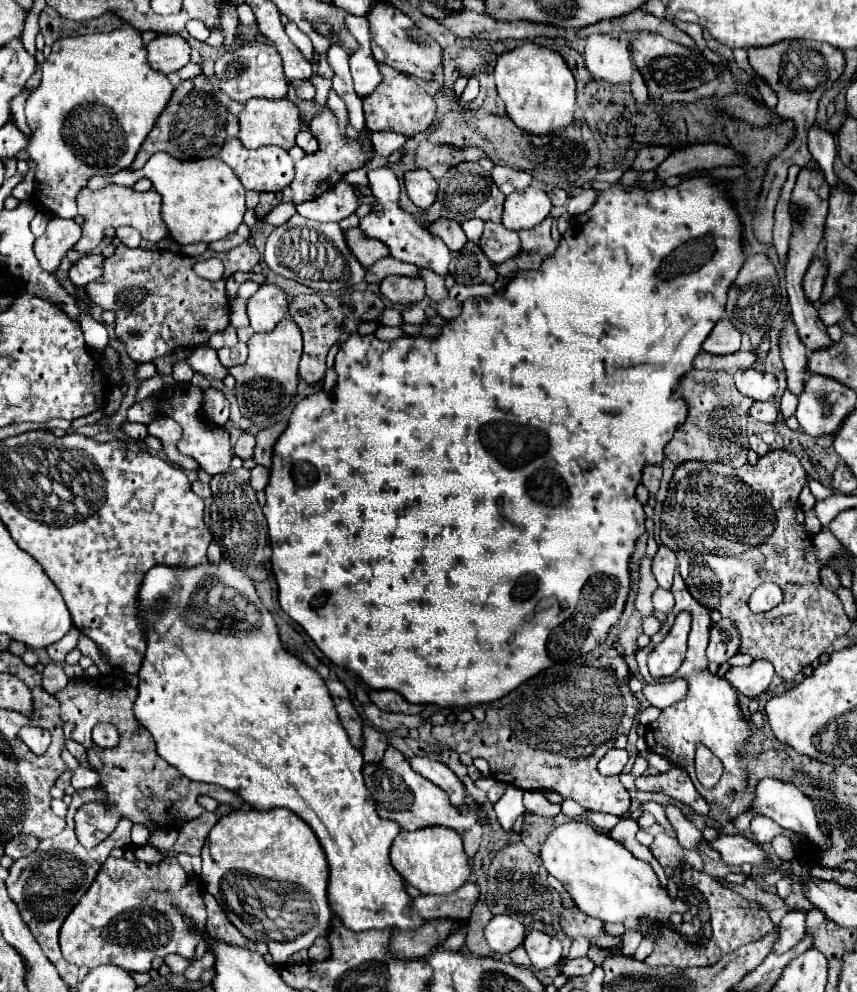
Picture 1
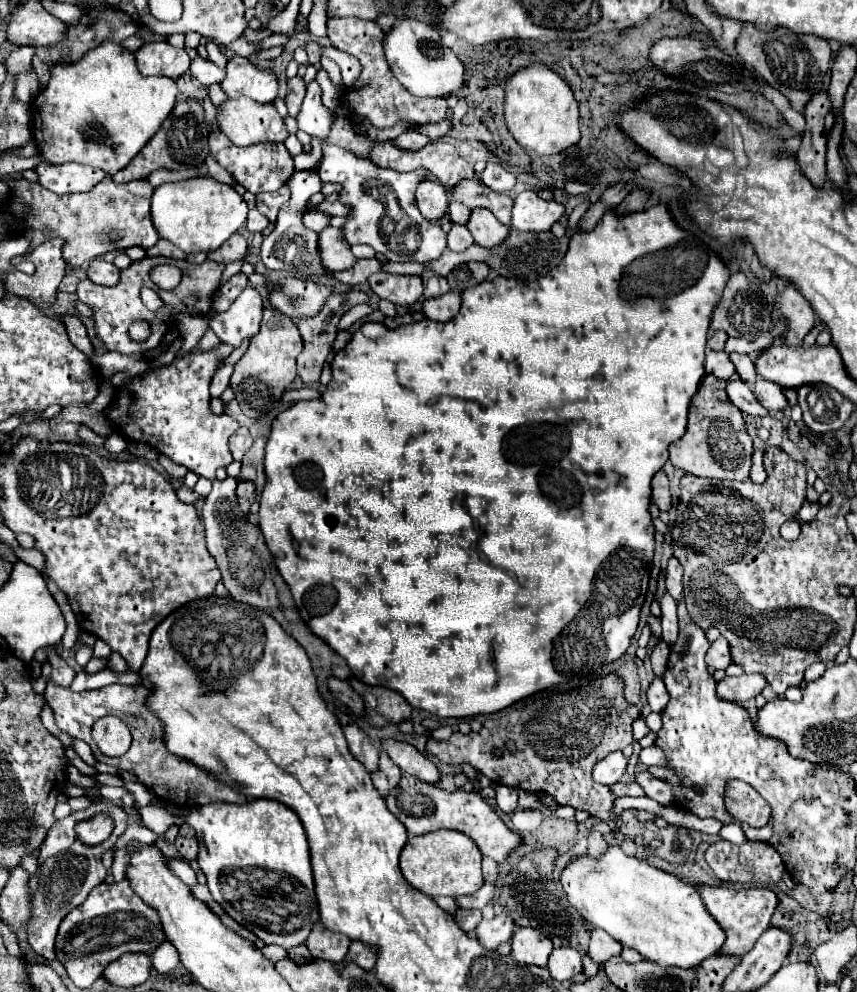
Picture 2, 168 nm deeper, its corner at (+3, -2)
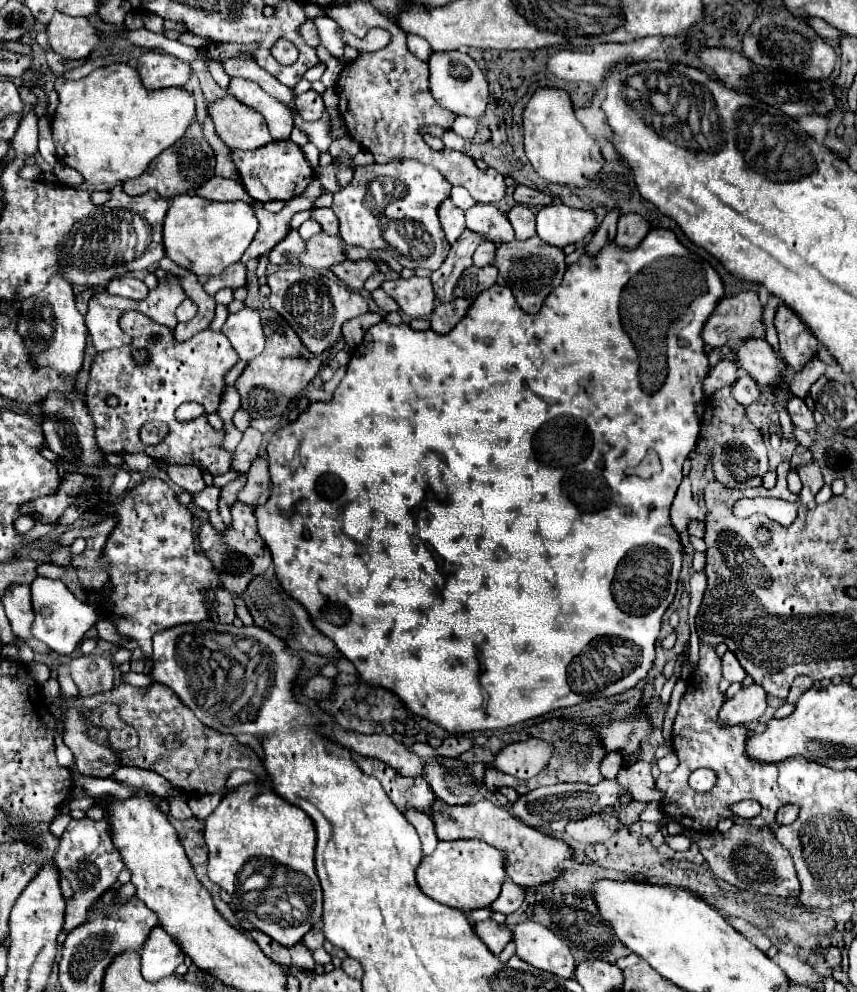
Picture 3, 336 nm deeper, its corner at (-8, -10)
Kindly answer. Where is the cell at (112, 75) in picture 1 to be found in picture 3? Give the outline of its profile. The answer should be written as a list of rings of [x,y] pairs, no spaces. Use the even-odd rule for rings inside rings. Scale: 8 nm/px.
[[[113,63],[107,67],[95,69],[91,75],[69,81],[63,77],[55,79],[55,89],[59,93],[59,105],[55,109],[51,129],[53,129],[53,143],[57,149],[57,159],[67,167],[77,169],[85,181],[97,185],[117,185],[125,179],[139,177],[145,167],[167,147],[171,147],[187,129],[187,125],[195,117],[195,103],[193,97],[179,87],[167,87],[159,91],[149,91],[143,87],[137,69],[125,63]]]

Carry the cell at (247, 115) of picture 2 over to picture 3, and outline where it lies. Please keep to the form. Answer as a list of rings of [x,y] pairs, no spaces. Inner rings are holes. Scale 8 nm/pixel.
[[[233,95],[209,103],[207,109],[213,117],[217,135],[229,149],[251,151],[273,141],[263,115],[237,101]]]

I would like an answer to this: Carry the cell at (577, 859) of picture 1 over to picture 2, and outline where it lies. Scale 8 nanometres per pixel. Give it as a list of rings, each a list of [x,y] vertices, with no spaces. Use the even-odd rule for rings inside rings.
[[[610,847],[600,861],[588,855],[576,857],[562,871],[560,883],[564,887],[564,893],[568,895],[568,901],[580,911],[580,915],[586,921],[610,933],[618,943],[622,943],[622,947],[636,949],[644,959],[656,965],[698,969],[704,959],[720,955],[720,947],[726,941],[726,933],[718,927],[716,919],[712,919],[712,915],[706,911],[702,897],[692,885],[682,883],[678,877],[662,869],[656,869],[646,861],[624,855],[620,847]]]

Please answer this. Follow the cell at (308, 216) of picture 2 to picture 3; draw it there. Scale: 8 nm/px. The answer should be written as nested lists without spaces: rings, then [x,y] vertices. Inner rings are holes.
[[[307,219],[301,227],[299,227],[299,235],[307,241],[307,239],[311,239],[315,233],[319,233],[321,231],[321,227],[319,227],[319,223],[315,221],[315,219]]]

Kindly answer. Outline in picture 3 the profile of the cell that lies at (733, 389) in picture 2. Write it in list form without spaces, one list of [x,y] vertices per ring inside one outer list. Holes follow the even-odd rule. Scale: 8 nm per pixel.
[[[743,373],[743,375],[737,379],[737,383],[731,387],[731,393],[733,393],[733,397],[737,399],[737,403],[741,403],[743,407],[747,407],[747,405],[751,405],[751,403],[757,403],[759,397],[761,397],[759,385],[757,385],[749,375],[745,375],[745,373]]]

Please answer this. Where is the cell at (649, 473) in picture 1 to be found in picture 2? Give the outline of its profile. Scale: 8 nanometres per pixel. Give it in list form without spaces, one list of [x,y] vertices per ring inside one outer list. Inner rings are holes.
[[[664,471],[656,473],[652,479],[652,501],[660,511],[672,509],[672,495],[670,495],[670,479]]]

